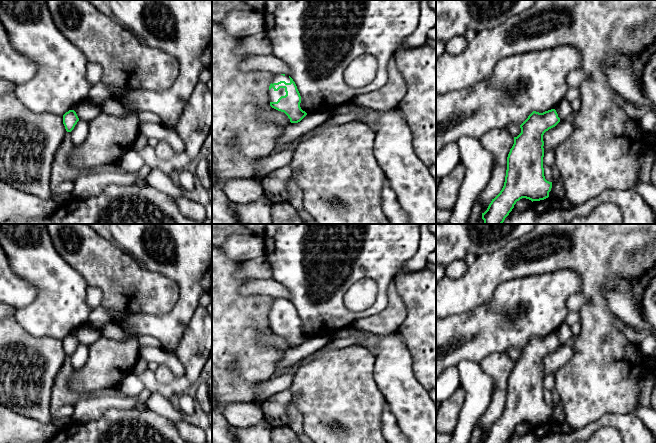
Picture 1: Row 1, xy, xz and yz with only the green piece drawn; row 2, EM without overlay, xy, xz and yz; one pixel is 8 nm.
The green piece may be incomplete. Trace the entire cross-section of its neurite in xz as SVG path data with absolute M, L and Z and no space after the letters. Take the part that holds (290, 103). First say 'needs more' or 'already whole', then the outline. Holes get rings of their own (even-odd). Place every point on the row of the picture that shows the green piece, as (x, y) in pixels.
needs more | M274 75L269 86L268 96L270 106L284 112L291 123L298 123L307 115L300 107L301 96L297 86L288 75Z

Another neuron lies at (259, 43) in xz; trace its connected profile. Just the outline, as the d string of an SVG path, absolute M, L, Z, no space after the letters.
M259 33L244 37L234 51L241 55L273 55L272 47L270 39L264 33Z

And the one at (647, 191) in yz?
M641 182L633 185L631 190L637 192L650 205L656 214L656 185Z

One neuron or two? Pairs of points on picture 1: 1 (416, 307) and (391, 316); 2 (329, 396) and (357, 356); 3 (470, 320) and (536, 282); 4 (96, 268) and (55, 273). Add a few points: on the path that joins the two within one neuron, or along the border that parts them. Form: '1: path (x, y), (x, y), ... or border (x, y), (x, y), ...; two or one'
1: border (396, 289), (406, 310), (406, 317), (398, 329); two
2: path (337, 386), (353, 366); one
3: path (486, 320), (494, 320), (520, 298); one
4: border (59, 255), (82, 276), (88, 285); two

